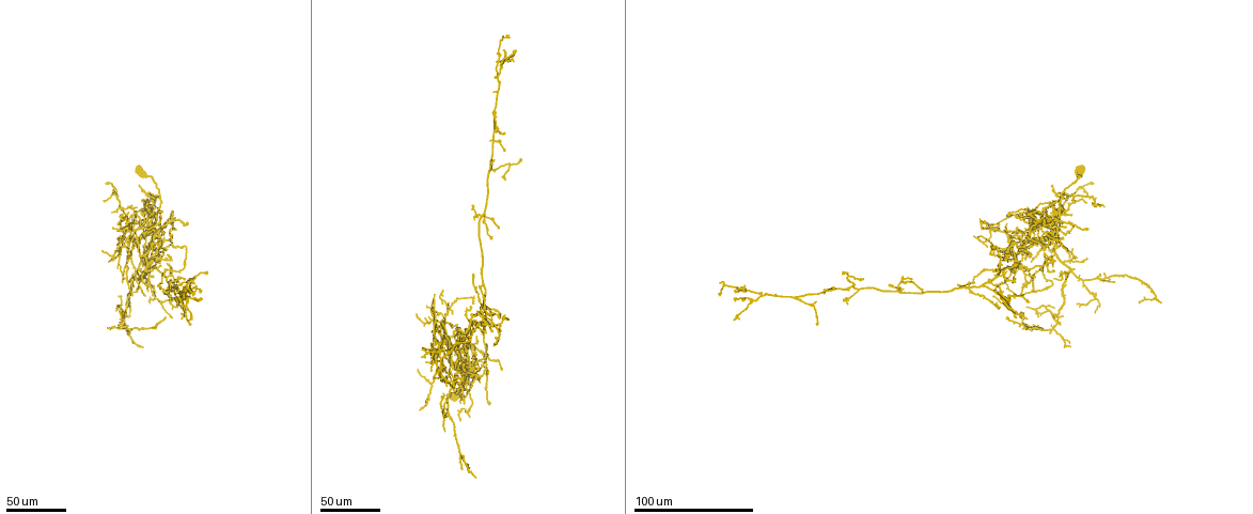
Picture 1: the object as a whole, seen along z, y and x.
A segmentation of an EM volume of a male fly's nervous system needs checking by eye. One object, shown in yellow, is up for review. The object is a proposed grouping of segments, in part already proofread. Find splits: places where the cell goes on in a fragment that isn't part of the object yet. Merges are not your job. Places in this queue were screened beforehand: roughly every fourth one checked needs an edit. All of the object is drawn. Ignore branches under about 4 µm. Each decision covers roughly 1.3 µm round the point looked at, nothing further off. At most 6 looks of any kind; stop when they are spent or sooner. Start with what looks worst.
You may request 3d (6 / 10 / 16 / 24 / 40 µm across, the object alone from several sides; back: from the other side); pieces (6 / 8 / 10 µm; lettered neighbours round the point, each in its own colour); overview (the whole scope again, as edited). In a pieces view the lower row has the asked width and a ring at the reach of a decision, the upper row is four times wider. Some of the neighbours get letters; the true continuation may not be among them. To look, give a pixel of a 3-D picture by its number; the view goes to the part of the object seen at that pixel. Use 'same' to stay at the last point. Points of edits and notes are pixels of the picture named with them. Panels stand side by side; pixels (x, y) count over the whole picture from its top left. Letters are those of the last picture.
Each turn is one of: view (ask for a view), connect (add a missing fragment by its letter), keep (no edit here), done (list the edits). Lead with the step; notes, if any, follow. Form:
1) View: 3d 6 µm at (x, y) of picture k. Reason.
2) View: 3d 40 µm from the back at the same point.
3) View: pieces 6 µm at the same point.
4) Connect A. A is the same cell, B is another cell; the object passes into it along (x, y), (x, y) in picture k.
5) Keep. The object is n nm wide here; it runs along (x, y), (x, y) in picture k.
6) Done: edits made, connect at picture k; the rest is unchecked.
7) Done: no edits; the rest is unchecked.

View: 3d 40 µm at (719, 283) of picture 1. Branch stops here.

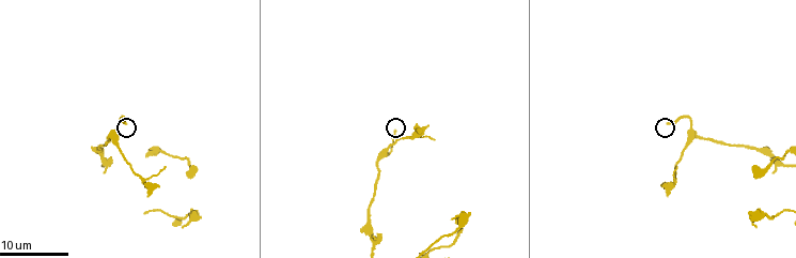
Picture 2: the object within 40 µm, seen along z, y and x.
View: pieces 10 µm at (125, 125) of picture 2.

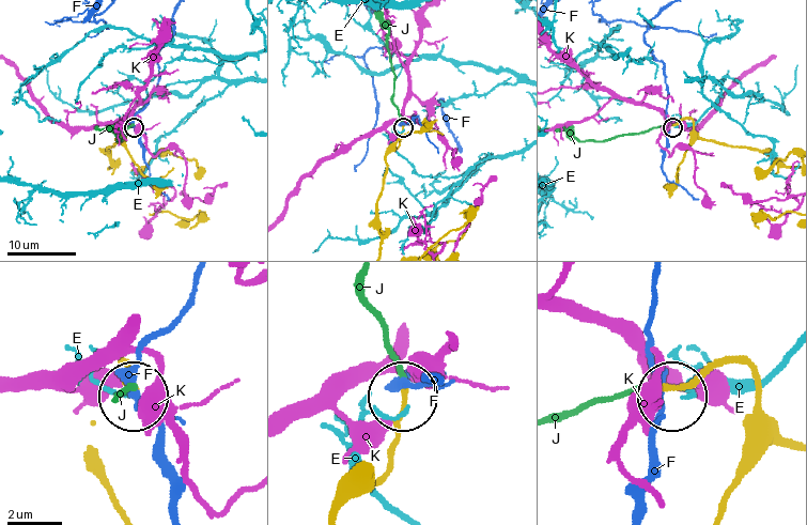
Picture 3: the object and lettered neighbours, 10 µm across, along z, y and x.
Connect J. J is the same cell, E, F and K are other cells; the object passes into it along (389, 460), (403, 372), (387, 324), (361, 282) in picture 3; the cell continues.

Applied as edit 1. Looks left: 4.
View: 3d 40 µm at (487, 316) of picture 1.

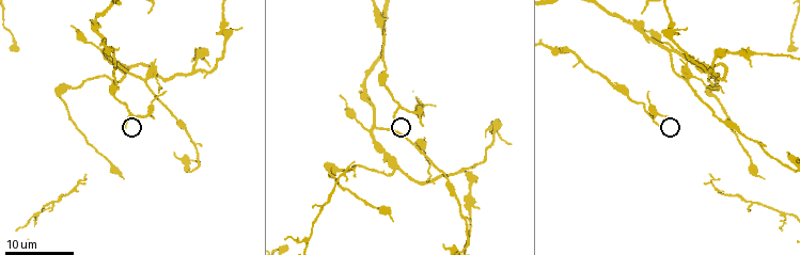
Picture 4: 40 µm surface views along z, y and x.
View: pieces 10 µm at (392, 117) of picture 4.

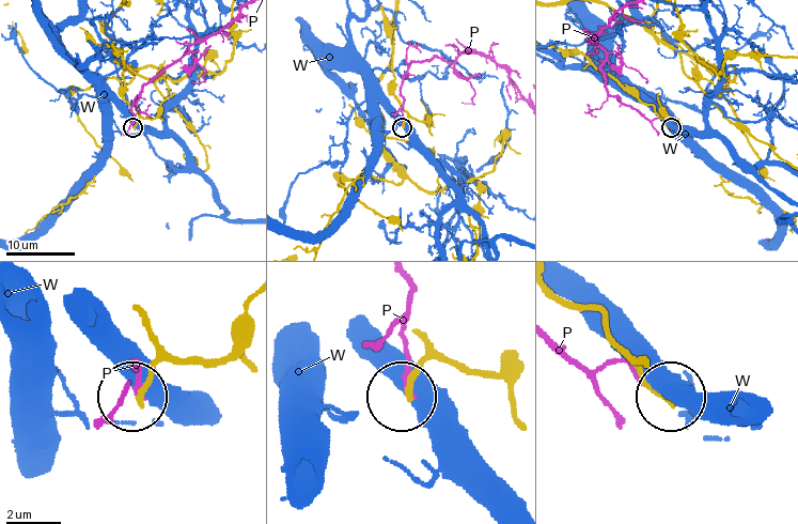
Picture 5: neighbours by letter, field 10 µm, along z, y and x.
Keep. P and W are other cells; no lettered fragment goes on from it.

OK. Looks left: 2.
View: 3d 24 µm at (1014, 278) of picture 1. Free end.

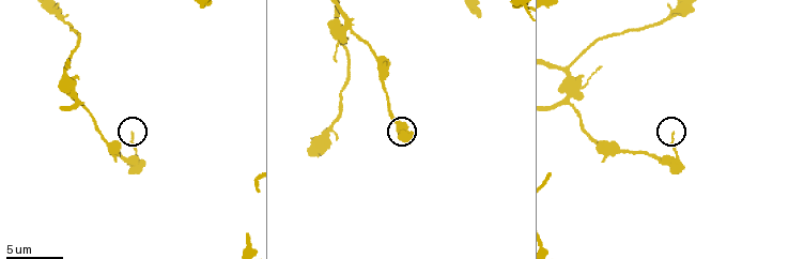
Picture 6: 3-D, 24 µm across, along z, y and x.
View: pieces 10 µm at (672, 134) of picture 6.

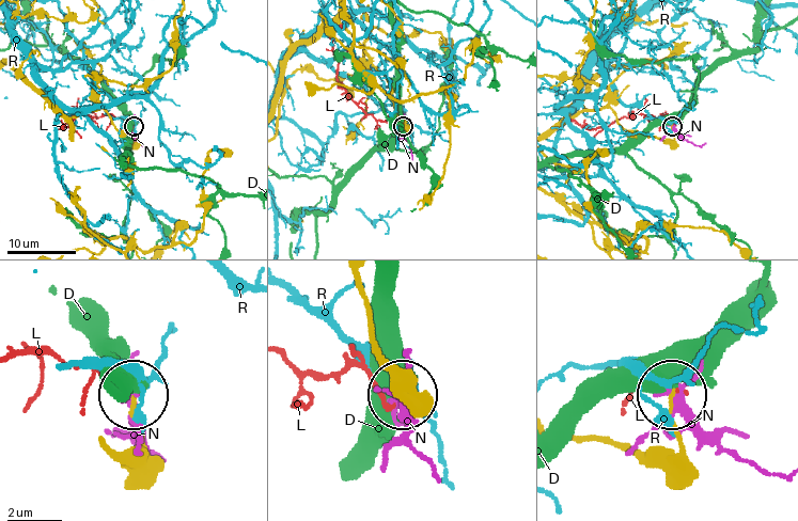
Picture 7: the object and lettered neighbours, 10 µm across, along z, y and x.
Keep. The object is 130 nm wide here; D, L, N and R are other cells; none of them fits.

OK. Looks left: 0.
Done: edits made, connect at picture 3; the rest is unchecked.

